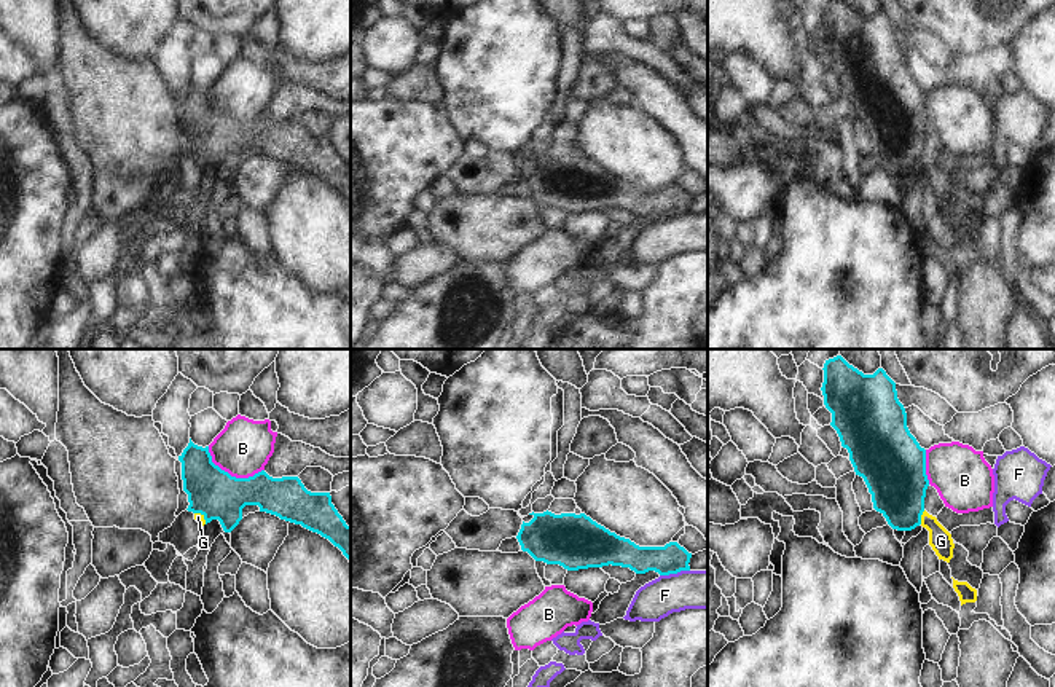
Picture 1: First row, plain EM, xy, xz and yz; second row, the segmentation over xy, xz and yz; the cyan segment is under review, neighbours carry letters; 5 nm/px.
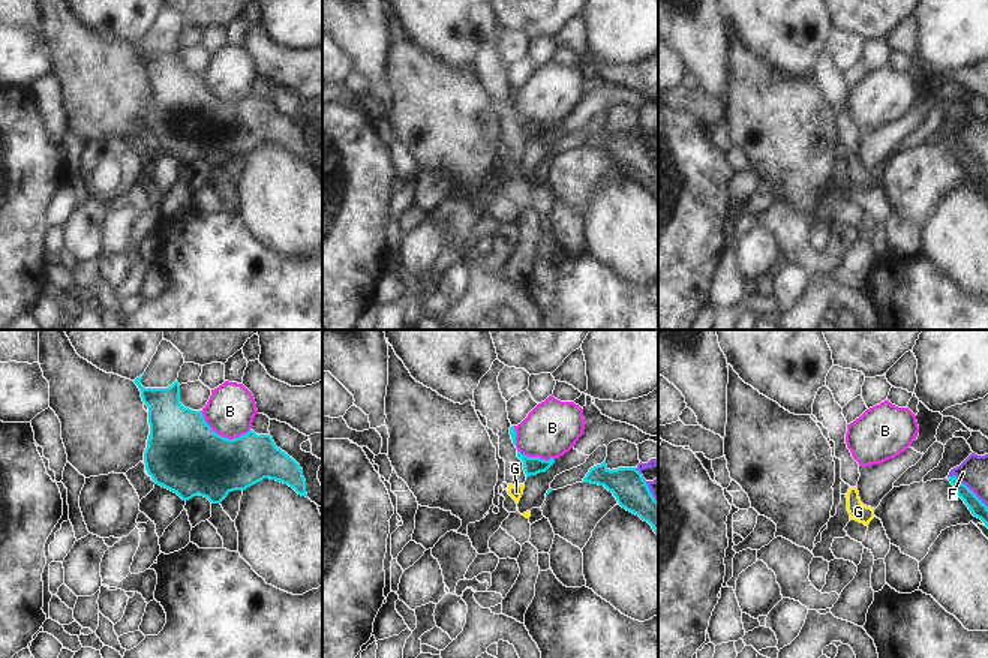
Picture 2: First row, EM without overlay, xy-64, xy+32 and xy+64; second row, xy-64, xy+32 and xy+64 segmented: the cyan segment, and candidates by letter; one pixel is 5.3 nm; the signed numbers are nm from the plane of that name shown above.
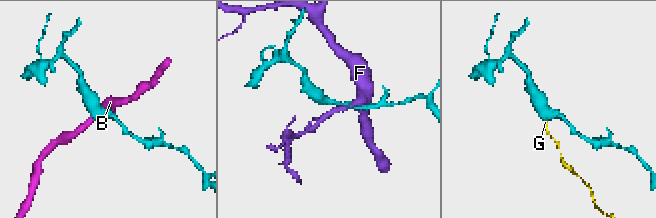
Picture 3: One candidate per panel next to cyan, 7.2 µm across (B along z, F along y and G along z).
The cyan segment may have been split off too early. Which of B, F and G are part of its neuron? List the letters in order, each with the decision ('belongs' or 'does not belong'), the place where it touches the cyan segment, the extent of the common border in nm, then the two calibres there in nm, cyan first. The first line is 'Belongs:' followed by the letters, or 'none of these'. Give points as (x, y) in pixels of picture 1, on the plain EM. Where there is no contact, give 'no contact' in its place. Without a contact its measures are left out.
Belongs: none of these
B: does not belong | xy (230, 118) | 320 nm | 240/280 nm
F: does not belong | xz (674, 215) | 160 nm | 150/190 nm
G: does not belong | yz (920, 160) | 80 nm | 300/120 nm

